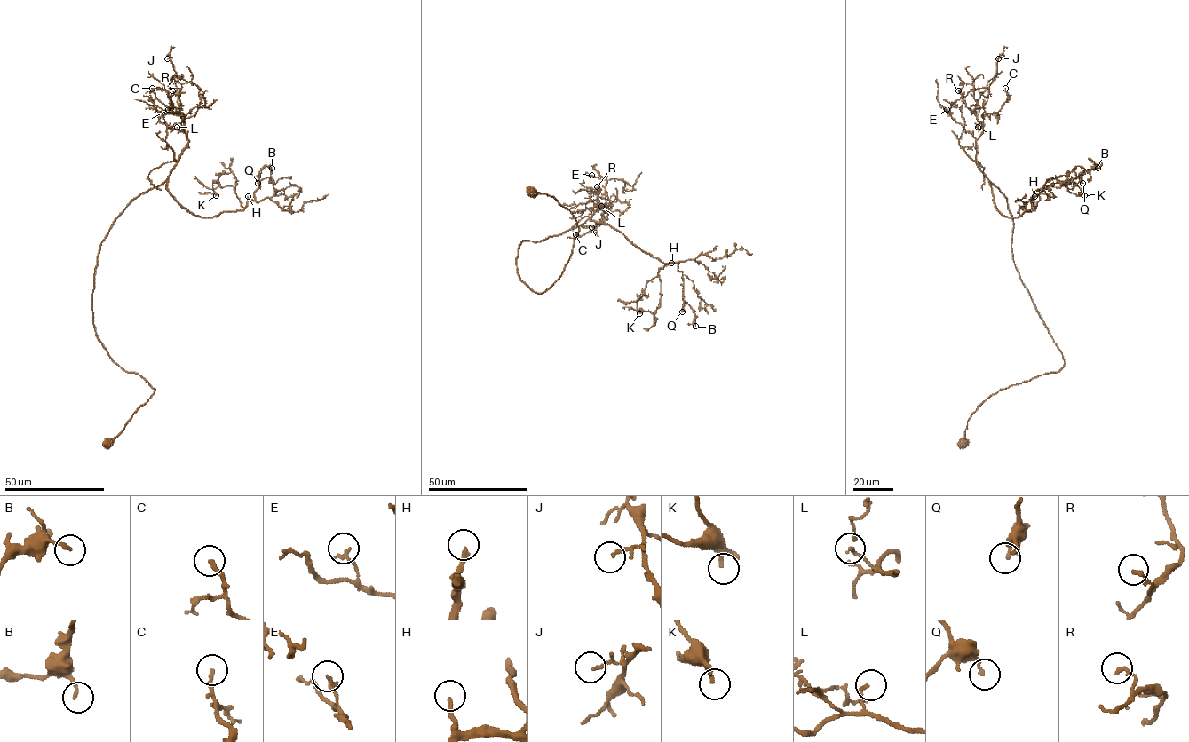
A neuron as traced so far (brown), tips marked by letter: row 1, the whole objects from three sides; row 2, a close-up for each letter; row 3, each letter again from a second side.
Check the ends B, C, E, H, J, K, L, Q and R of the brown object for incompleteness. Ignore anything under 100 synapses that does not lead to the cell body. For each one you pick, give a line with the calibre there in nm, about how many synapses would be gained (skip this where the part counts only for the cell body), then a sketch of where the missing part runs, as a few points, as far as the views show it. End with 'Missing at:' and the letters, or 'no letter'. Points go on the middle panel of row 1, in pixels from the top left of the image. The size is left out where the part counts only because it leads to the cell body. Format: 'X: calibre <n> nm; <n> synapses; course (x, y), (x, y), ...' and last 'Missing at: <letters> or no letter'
H: calibre 200 nm; 120 synapses; course (671, 263), (675, 274), (670, 285), (668, 327), (651, 337)
Missing at: H

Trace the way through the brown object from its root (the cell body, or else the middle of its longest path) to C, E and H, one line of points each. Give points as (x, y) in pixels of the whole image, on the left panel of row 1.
C: (108, 442), (154, 390), (97, 336), (99, 245), (188, 141), (185, 115), (152, 88)
E: (108, 442), (154, 390), (97, 336), (97, 255), (114, 219), (165, 180), (188, 141), (183, 117), (168, 109)
H: (108, 442), (154, 390), (97, 336), (100, 243), (133, 199), (164, 182), (202, 217), (242, 210), (248, 196)

